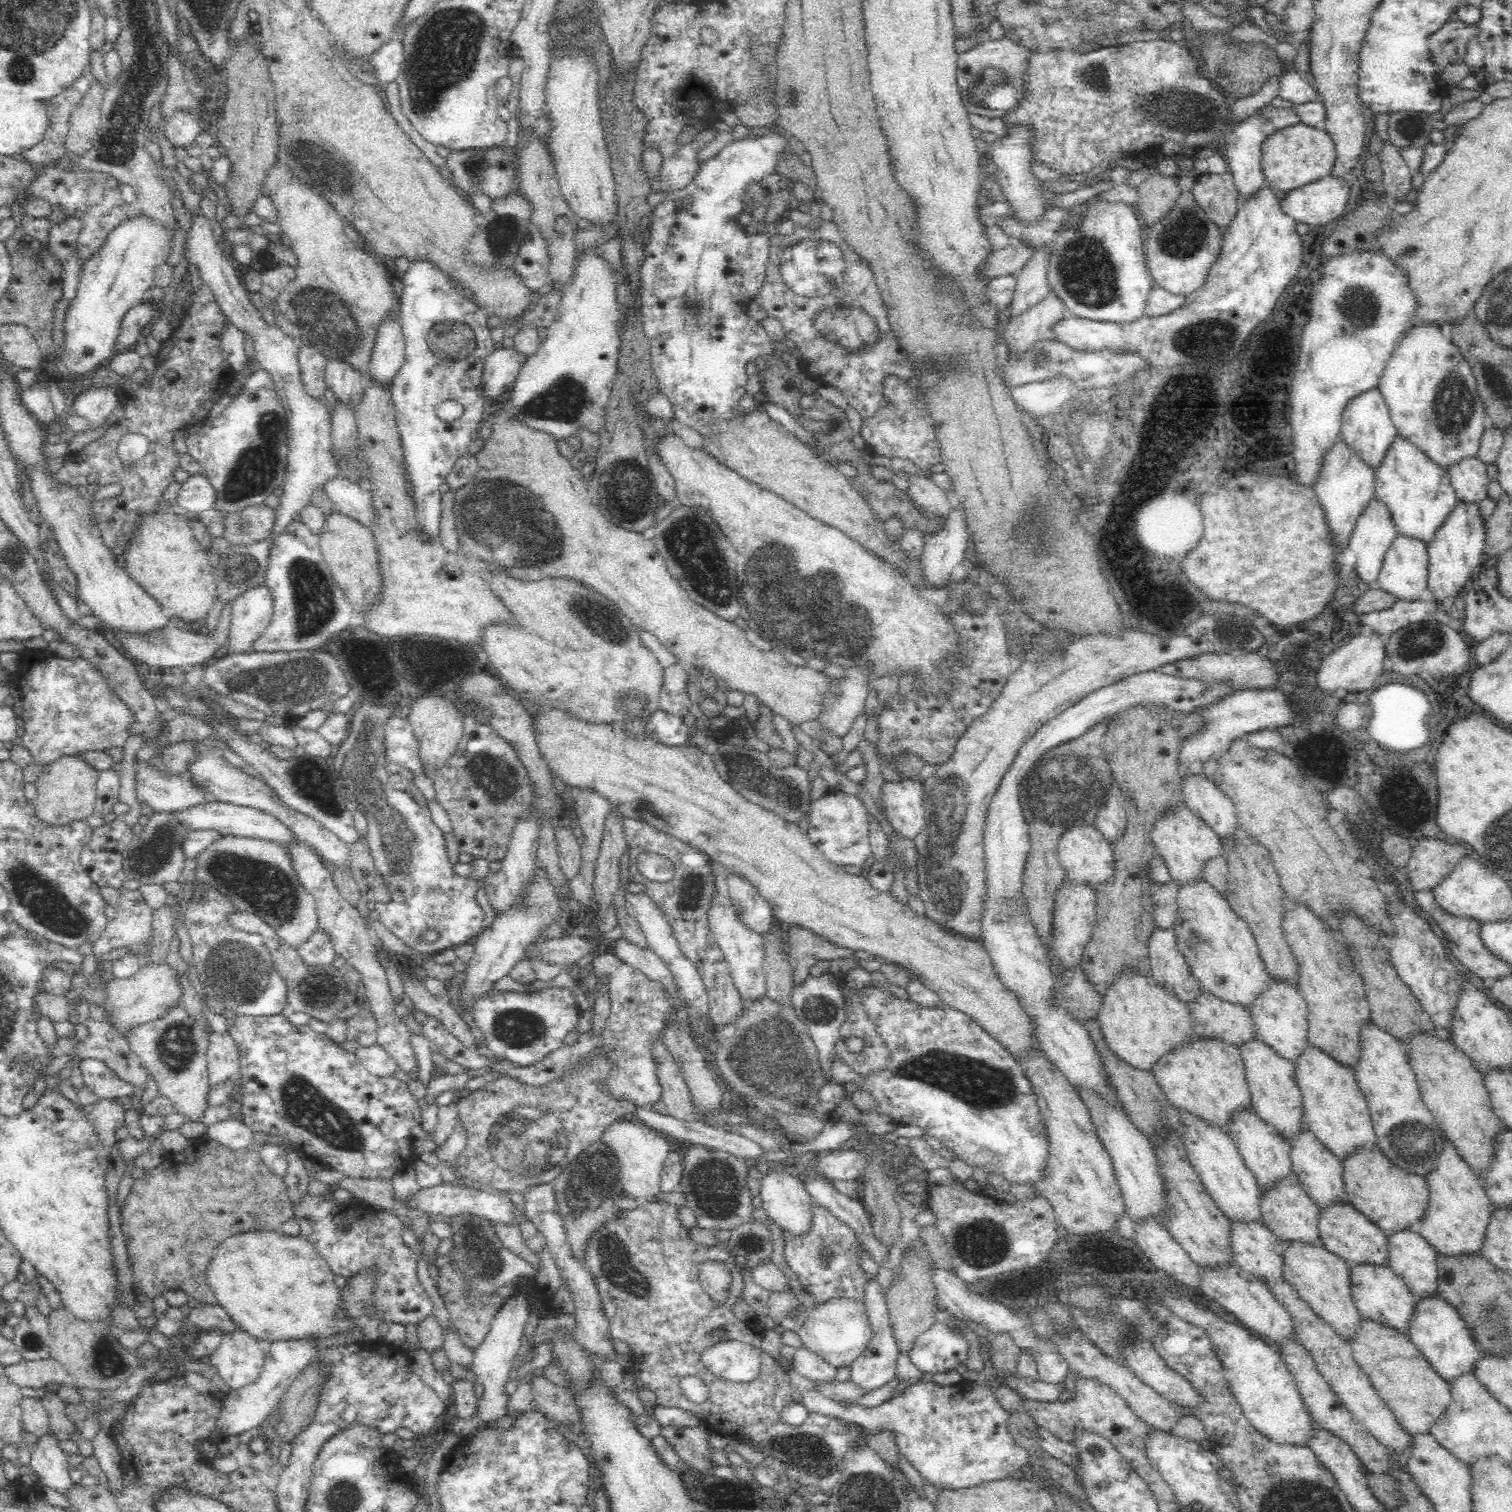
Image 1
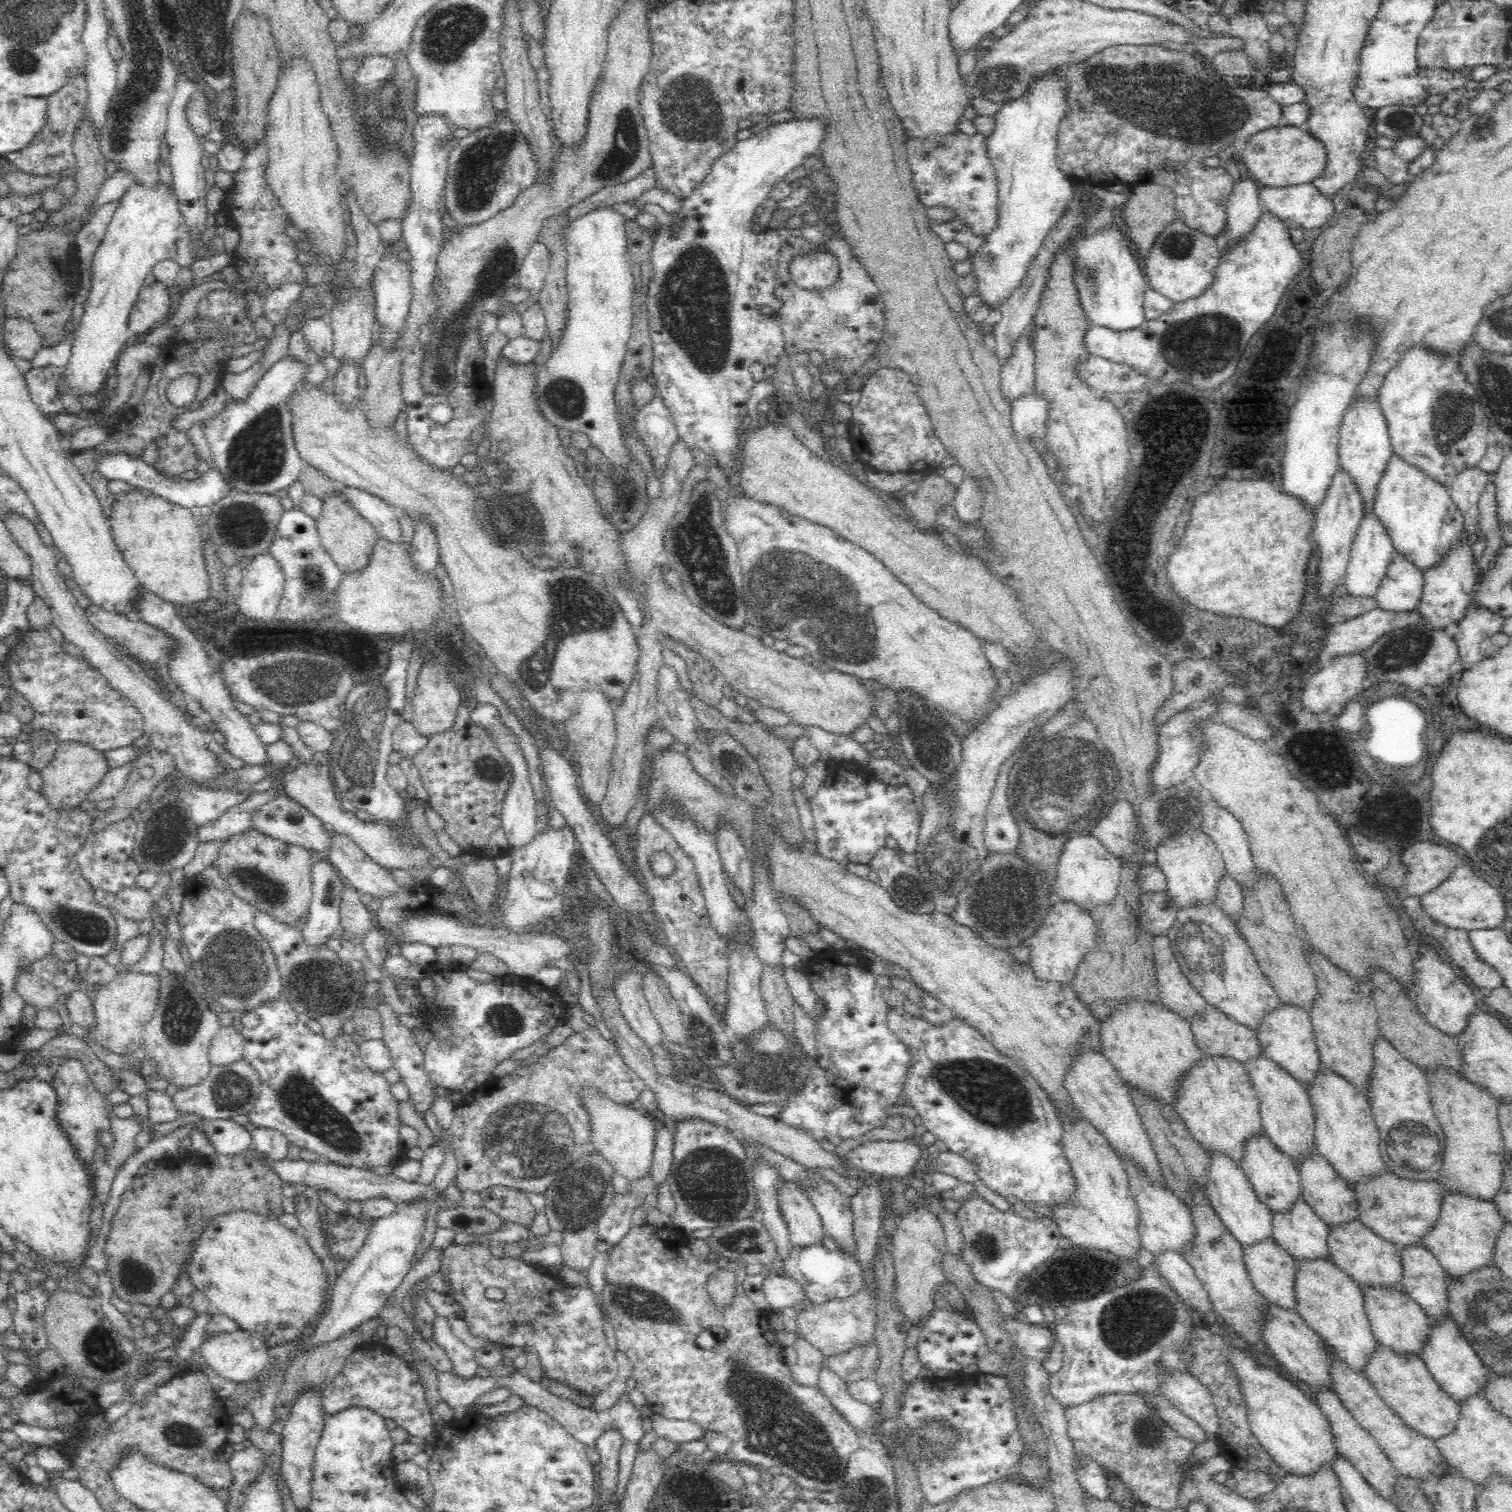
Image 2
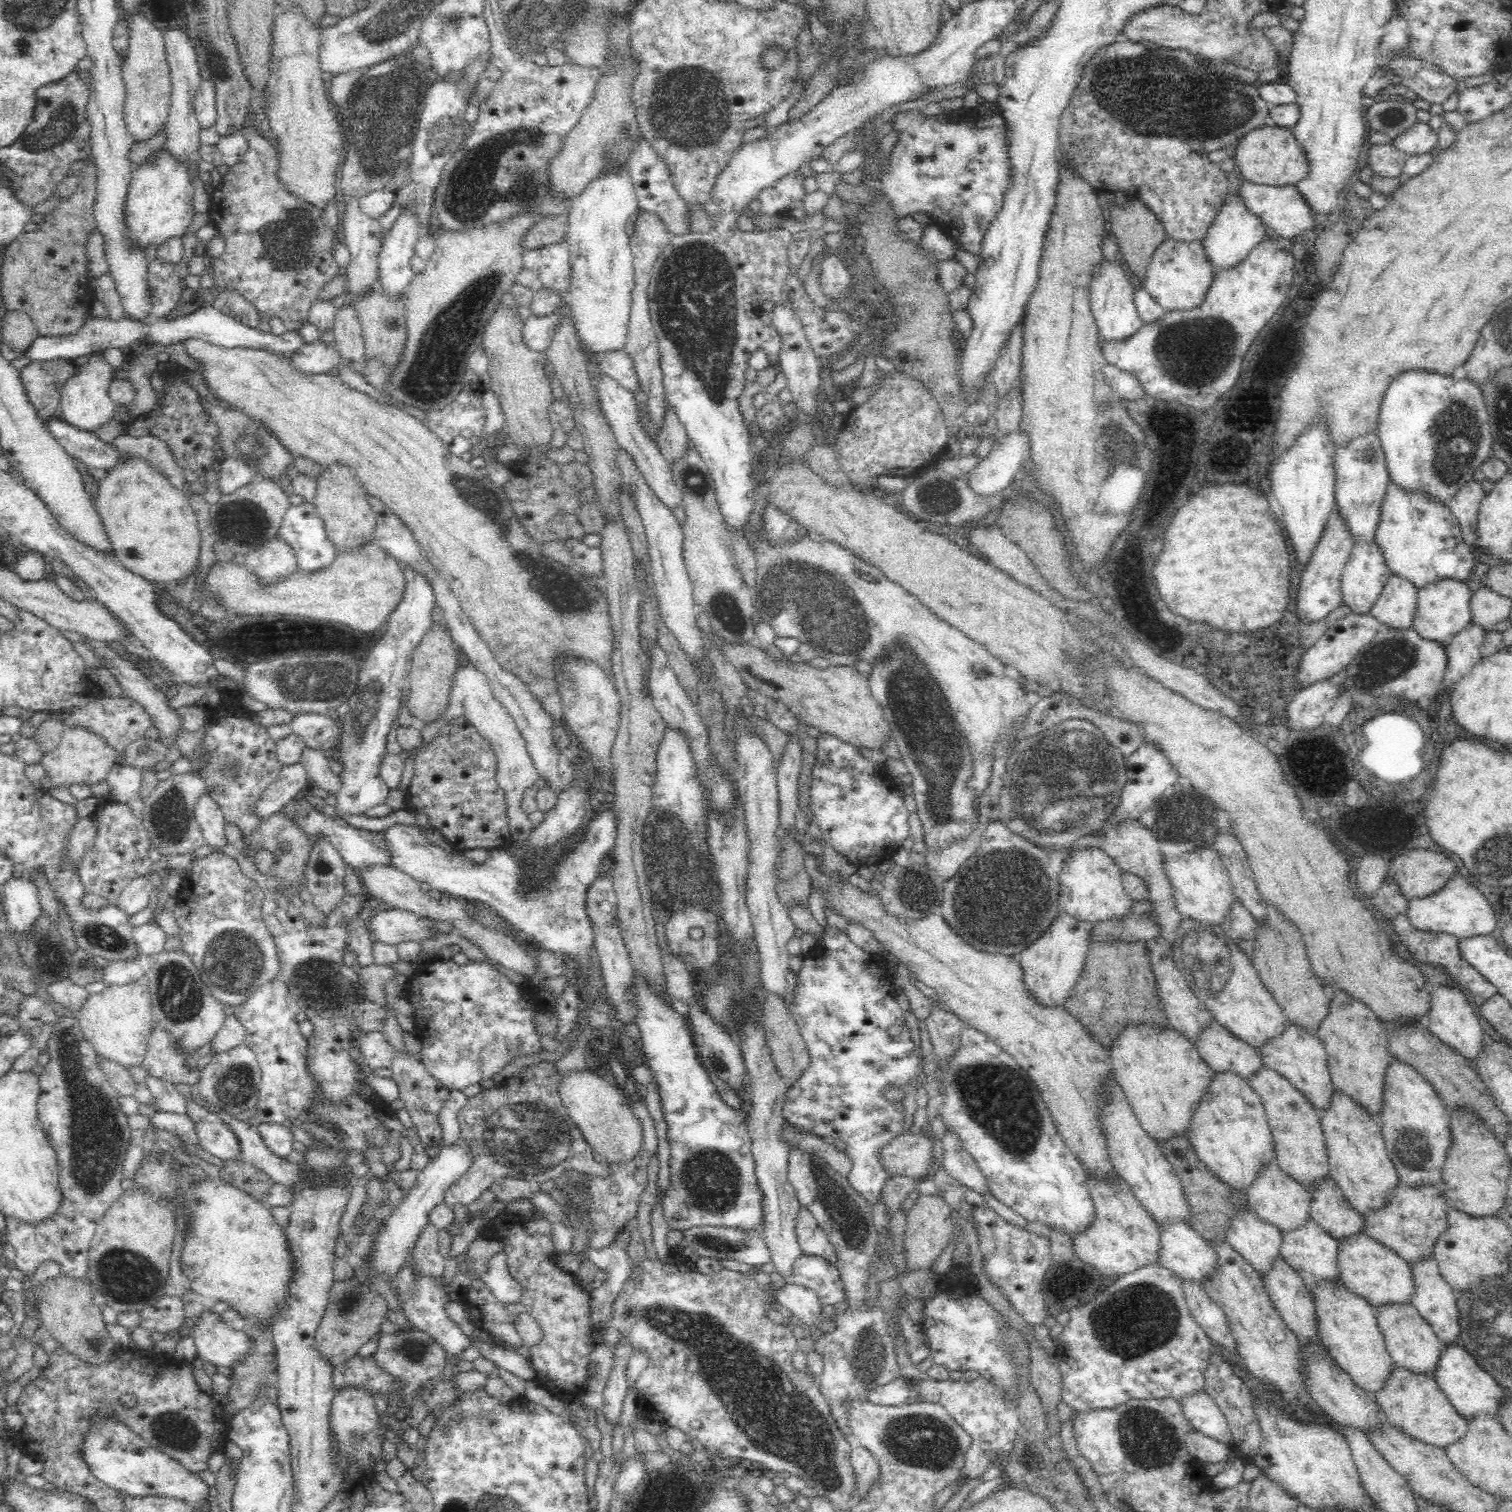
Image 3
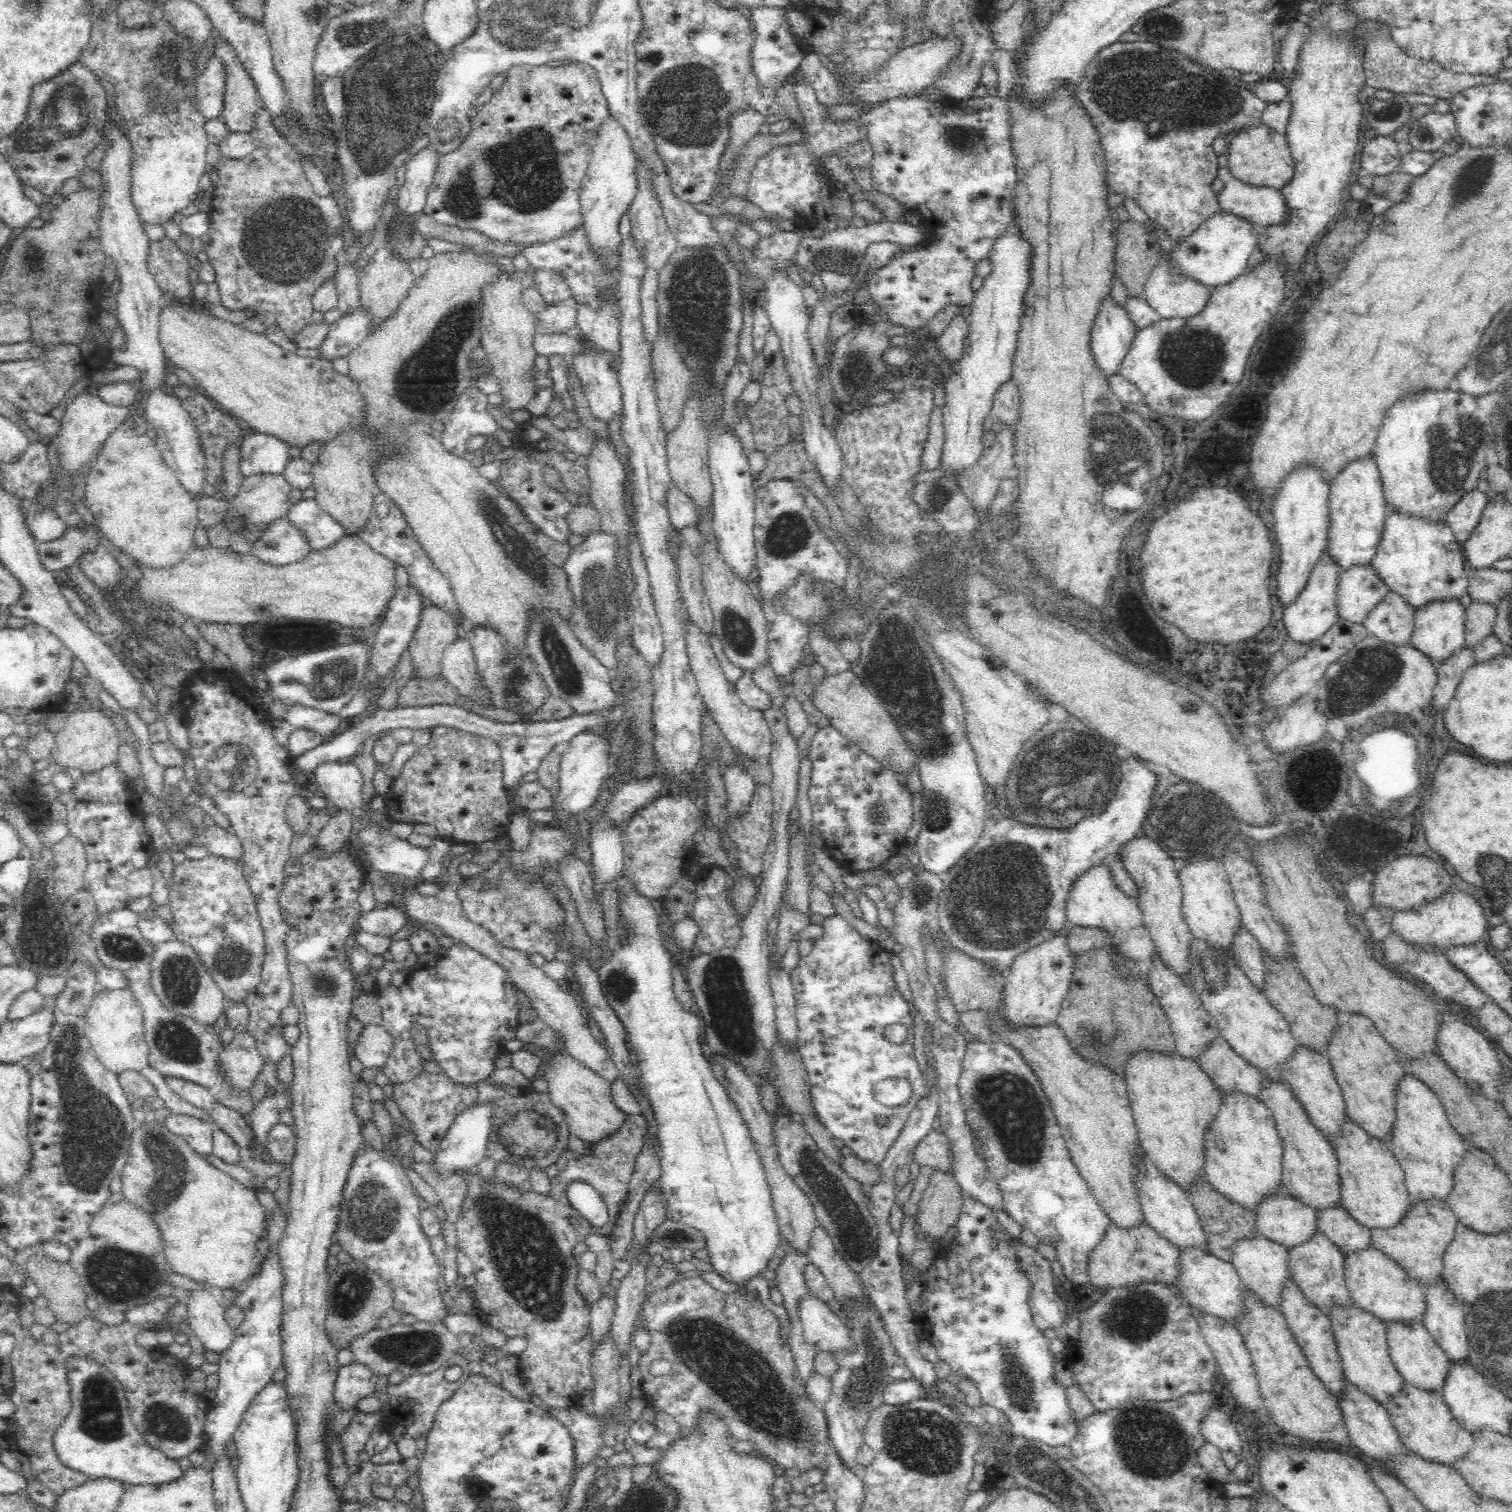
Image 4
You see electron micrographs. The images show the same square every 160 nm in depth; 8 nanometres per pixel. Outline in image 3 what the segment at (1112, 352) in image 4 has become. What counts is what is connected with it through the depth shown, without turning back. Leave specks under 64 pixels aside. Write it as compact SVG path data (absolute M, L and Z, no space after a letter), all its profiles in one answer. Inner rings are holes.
M1117 255L1114 260L1104 257L1091 270L1090 282L1087 284L1091 315L1097 324L1101 340L1124 340L1128 335L1138 332L1144 324L1134 304L1134 292L1140 287L1122 258Z

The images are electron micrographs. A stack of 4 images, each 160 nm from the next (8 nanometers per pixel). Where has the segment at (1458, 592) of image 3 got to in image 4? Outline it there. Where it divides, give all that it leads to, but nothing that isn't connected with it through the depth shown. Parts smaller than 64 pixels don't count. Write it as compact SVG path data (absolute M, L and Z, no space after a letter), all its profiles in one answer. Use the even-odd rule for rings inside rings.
M1460 597L1426 601L1415 611L1415 627L1409 642L1422 649L1422 652L1428 653L1432 661L1438 663L1464 645L1465 618L1466 606L1460 602Z

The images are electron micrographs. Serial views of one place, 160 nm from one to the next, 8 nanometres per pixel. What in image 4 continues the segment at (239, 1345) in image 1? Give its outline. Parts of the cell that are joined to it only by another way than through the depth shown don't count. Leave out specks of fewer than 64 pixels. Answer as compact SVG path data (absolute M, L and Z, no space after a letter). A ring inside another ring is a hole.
M197 1288L190 1291L190 1296L186 1303L187 1318L186 1322L192 1328L194 1336L198 1338L198 1342L202 1344L207 1352L222 1355L234 1342L233 1328L226 1322L224 1306L217 1301L216 1293L205 1290L204 1288Z

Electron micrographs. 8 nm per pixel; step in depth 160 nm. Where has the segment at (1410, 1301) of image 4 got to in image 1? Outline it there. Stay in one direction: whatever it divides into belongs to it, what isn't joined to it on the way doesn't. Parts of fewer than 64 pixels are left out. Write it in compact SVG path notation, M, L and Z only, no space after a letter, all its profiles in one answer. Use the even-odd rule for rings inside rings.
M1329 1202L1319 1207L1318 1234L1326 1249L1342 1257L1348 1264L1382 1264L1387 1262L1386 1233L1352 1203Z

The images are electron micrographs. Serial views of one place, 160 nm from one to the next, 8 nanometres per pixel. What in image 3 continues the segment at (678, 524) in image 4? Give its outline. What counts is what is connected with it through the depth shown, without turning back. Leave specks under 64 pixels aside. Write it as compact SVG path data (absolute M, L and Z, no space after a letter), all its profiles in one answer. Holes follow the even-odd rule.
M608 375L594 378L594 381L598 383L598 388L596 388L598 392L596 393L600 397L602 411L606 415L608 425L612 428L616 443L618 443L621 449L626 450L631 455L639 472L645 477L649 487L653 490L654 495L658 496L664 502L664 505L674 511L683 502L681 491L673 480L673 474L668 469L668 465L666 465L666 461L664 461L657 443L649 436L649 430L644 426L642 413L640 413L640 403L636 401L631 392L620 387Z

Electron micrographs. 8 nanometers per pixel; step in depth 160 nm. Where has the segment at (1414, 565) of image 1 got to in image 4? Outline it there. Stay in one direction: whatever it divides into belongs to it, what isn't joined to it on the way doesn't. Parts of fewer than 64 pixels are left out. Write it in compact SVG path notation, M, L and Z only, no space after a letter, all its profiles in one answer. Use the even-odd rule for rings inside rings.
M1389 590L1388 594L1368 613L1363 620L1368 634L1394 644L1411 640L1415 627L1415 611L1402 593Z

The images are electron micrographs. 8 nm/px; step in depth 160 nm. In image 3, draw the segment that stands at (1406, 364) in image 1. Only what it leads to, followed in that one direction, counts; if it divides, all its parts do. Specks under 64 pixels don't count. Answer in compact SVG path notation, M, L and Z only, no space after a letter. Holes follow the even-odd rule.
M1406 369L1390 382L1382 398L1377 434L1389 465L1390 478L1412 489L1426 489L1443 502L1448 502L1458 487L1472 479L1474 472L1494 454L1489 414L1479 385L1468 378L1456 380L1450 374L1428 369Z

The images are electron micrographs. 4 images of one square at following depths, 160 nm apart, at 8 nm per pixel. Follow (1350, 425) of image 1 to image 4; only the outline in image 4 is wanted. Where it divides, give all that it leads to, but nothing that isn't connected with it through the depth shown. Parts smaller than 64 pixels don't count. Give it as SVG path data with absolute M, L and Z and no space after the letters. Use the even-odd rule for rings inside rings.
M1373 452L1361 457L1350 460L1330 480L1330 526L1327 546L1330 553L1338 559L1342 572L1351 564L1368 563L1373 559L1382 536L1385 513L1388 511L1384 483L1376 458Z

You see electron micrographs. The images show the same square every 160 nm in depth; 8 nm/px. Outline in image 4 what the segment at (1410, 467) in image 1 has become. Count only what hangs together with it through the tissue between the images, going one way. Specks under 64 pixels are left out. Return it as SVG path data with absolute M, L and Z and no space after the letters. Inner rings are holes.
M1388 507L1375 555L1370 561L1389 590L1402 593L1412 607L1426 601L1461 597L1467 592L1471 572L1463 545L1456 540L1450 523L1426 519Z

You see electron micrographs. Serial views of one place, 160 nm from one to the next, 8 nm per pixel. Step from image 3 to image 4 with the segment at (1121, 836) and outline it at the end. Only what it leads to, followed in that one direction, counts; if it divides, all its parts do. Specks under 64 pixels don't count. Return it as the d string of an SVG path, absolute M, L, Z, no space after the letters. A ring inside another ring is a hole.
M1146 830L1130 837L1130 840L1124 841L1115 850L1115 853L1119 863L1137 884L1136 897L1149 938L1161 953L1166 965L1176 969L1183 980L1191 985L1190 977L1186 977L1186 952L1190 952L1194 937L1190 933L1182 913L1183 892L1177 877L1178 865L1158 842L1154 842L1154 837Z

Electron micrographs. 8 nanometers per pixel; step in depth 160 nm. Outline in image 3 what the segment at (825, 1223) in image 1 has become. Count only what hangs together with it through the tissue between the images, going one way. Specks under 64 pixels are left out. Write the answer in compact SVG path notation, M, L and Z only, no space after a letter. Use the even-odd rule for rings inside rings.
M802 1253L791 1264L788 1283L799 1284L814 1291L818 1302L825 1308L846 1299L844 1279L840 1276L837 1263L824 1256Z

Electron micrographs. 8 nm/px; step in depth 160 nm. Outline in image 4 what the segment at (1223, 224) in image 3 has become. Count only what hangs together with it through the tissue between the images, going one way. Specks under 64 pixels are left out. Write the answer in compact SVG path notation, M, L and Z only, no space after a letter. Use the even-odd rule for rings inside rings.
M1220 209L1206 222L1202 222L1198 226L1198 230L1193 232L1192 237L1180 244L1174 243L1172 257L1176 259L1178 267L1184 269L1184 273L1202 281L1206 286L1213 288L1219 284L1226 284L1246 270L1246 262L1248 262L1252 250L1258 248L1260 229L1260 226L1244 217Z

